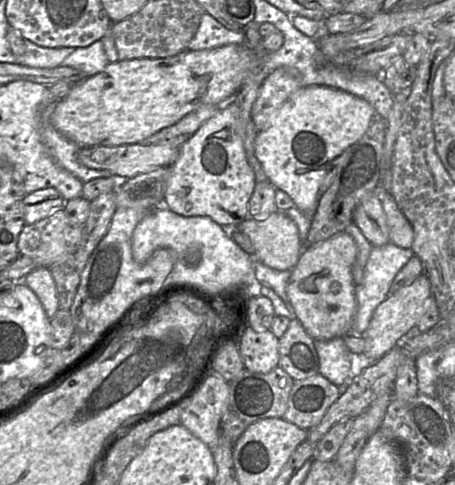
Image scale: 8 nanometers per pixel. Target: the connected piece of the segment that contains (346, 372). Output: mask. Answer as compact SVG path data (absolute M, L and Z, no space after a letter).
M344 338L314 340L314 344L319 358L319 373L341 388L349 384L352 380L352 354L345 346Z

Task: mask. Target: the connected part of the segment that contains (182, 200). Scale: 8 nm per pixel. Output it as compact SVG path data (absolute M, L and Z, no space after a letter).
M263 68L247 80L235 95L218 104L225 107L183 143L178 158L170 166L163 199L166 208L186 217L207 216L221 226L237 226L249 217L248 205L256 180L245 155L243 137L265 77Z

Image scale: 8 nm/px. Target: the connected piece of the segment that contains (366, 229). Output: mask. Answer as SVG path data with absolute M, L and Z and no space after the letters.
M369 192L353 213L353 221L372 246L392 242L401 248L410 248L414 232L390 192Z

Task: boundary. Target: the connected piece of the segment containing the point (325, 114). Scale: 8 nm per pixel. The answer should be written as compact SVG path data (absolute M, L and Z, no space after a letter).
M304 86L276 109L262 130L257 133L254 144L255 155L268 181L276 189L286 192L295 206L311 219L324 193L322 180L325 177L326 165L359 141L376 116L374 108L368 101L349 92L328 86Z

